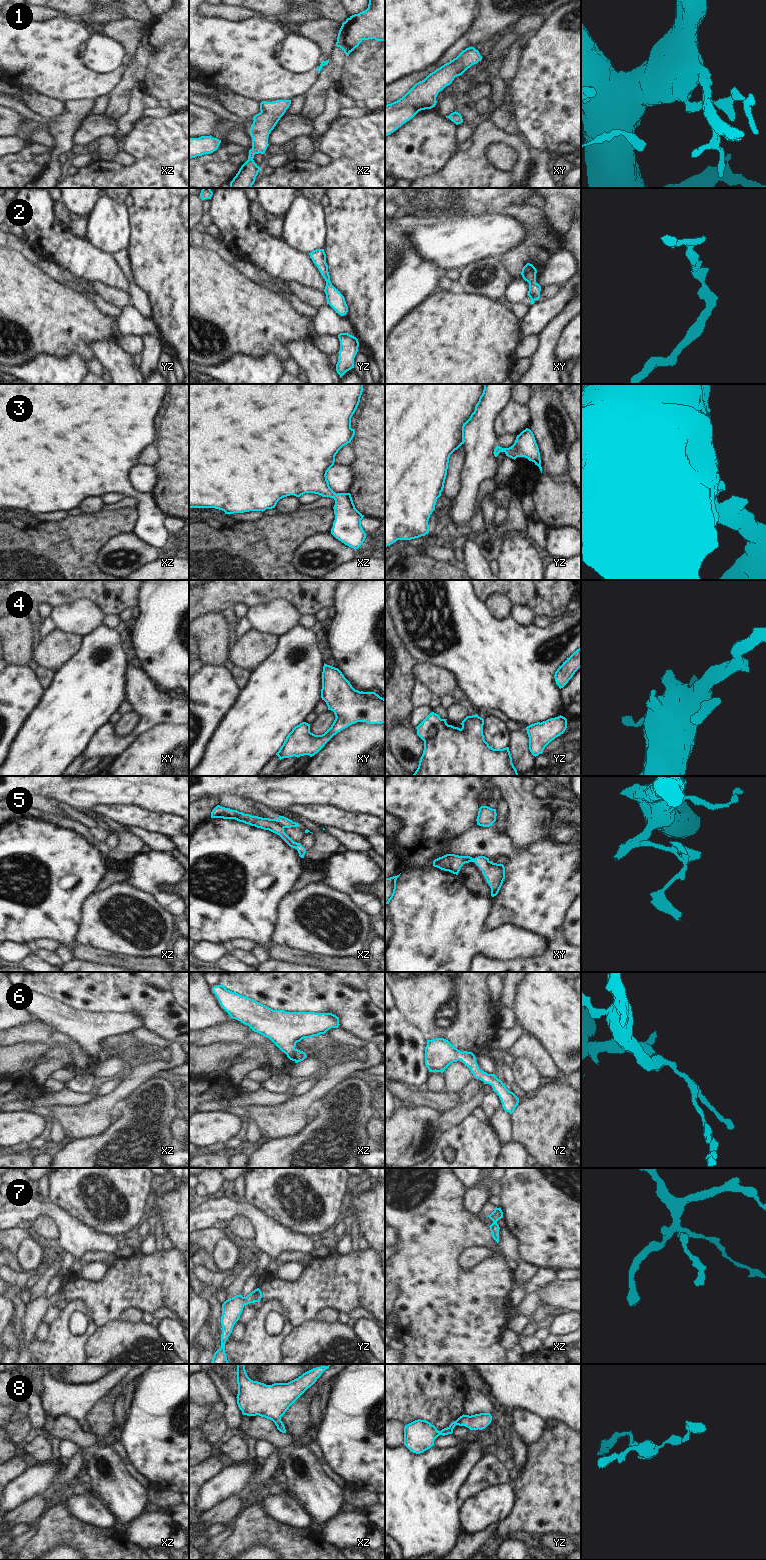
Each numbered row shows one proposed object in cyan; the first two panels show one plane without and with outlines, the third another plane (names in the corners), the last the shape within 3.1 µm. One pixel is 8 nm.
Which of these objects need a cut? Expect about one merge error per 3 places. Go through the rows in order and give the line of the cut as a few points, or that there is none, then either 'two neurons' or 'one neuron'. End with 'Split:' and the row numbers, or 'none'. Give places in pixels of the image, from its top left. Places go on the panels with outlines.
1: no cut | one neuron
2: no cut | one neuron
3: no cut | one neuron
4: no cut | one neuron
5: xz (277, 820), (284, 827) | two neurons
6: no cut | one neuron
7: no cut | one neuron
8: no cut | one neuron
Split: 5

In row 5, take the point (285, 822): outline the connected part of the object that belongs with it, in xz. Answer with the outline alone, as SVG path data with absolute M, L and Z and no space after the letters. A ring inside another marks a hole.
M279 816L278 821L284 828L299 827L299 823L293 822L284 816Z

